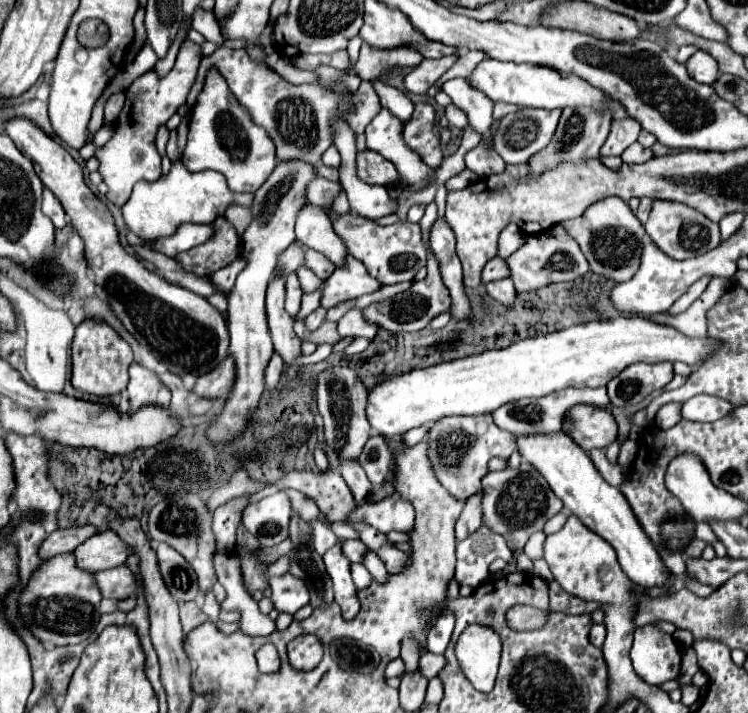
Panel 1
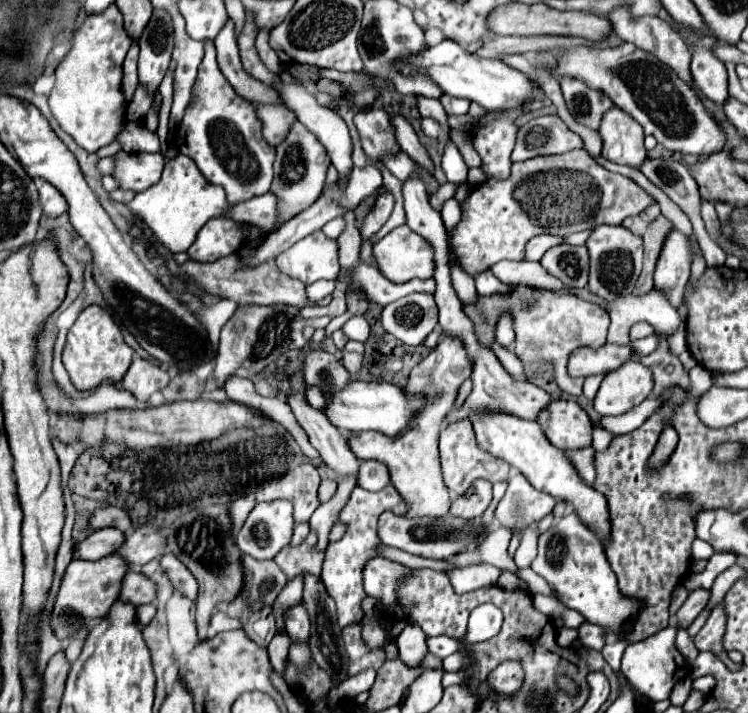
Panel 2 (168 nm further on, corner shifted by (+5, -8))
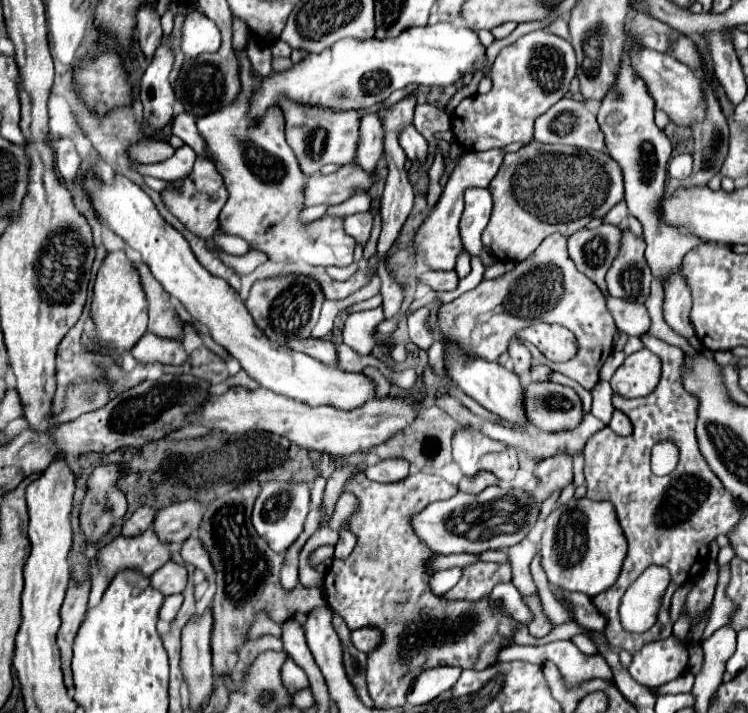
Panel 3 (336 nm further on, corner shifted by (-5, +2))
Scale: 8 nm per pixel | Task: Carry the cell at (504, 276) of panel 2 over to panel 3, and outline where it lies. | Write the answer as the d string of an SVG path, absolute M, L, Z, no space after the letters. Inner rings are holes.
M604 295L608 309L614 315L616 325L628 335L644 335L650 327L650 317L648 317L648 309L644 305L636 305L634 301L620 301L618 297L612 295Z

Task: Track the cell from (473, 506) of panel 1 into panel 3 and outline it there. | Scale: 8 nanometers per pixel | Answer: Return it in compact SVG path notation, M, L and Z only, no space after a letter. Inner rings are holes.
M482 471L474 477L464 477L458 485L458 491L462 493L472 493L472 495L478 495L482 493L486 487L490 485L498 485L498 477L494 473L488 473L488 471Z

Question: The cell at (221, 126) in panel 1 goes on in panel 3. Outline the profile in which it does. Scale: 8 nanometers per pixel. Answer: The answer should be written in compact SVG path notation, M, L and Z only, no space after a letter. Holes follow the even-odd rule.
M238 95L230 105L196 119L196 127L206 141L206 153L214 159L230 193L220 211L220 231L254 243L254 249L268 253L270 261L276 263L350 265L356 241L344 231L342 217L322 217L310 225L298 223L304 175L284 139L282 111L268 109L264 121L252 125L252 121L248 121L248 101L250 99Z

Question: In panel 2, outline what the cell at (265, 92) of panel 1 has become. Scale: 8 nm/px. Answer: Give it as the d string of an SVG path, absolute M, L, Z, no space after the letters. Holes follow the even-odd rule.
M256 105L256 111L264 123L262 133L266 135L266 141L270 141L270 145L278 145L282 141L282 135L286 135L286 127L290 127L290 111L282 111L282 107L262 105Z

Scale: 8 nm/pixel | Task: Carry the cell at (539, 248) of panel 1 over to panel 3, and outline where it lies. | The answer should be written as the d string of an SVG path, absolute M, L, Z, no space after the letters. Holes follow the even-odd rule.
M600 225L600 227L590 229L590 231L588 229L580 229L580 231L576 231L574 235L568 237L568 255L576 263L576 269L580 273L584 273L588 279L592 279L600 289L606 289L604 275L606 275L612 259L616 257L618 243L620 243L620 227Z

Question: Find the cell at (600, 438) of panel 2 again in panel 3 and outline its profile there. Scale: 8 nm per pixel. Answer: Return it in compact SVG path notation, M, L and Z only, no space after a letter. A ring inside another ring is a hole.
M599 381L591 390L592 407L590 413L598 417L602 423L608 423L612 417L614 407L612 405L612 388L608 381Z

